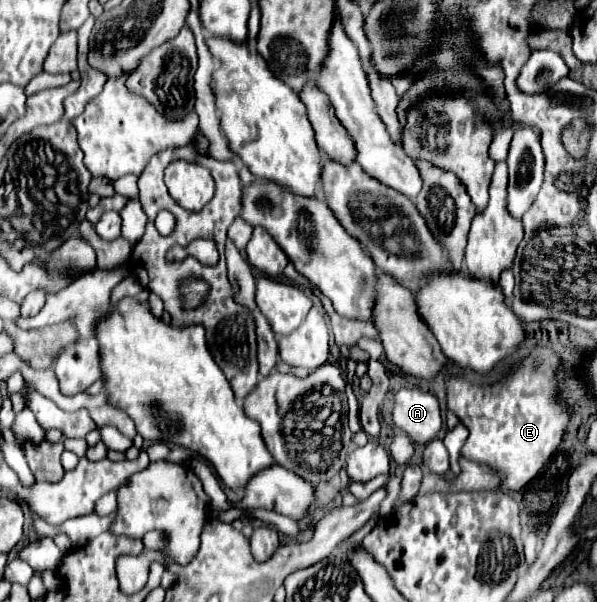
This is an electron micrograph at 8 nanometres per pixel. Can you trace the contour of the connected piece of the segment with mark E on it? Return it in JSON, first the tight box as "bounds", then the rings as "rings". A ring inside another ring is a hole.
{"bounds":[447,355,569,491],"rings":[[[533,355],[509,379],[493,387],[471,385],[465,379],[447,381],[447,407],[469,431],[463,457],[495,471],[501,479],[501,489],[519,491],[525,487],[551,459],[563,439],[569,417],[563,405],[553,399],[553,369],[557,367],[561,363],[555,357],[545,365],[543,359],[539,361]]]}

